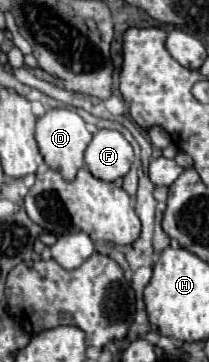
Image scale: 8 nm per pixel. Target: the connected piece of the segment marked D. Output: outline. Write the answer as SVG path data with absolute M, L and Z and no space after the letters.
M53 108L37 120L35 138L37 138L39 150L45 158L45 164L49 168L55 168L65 180L73 180L77 170L83 166L83 152L85 152L87 144L91 142L91 132L87 130L85 120L75 110Z

